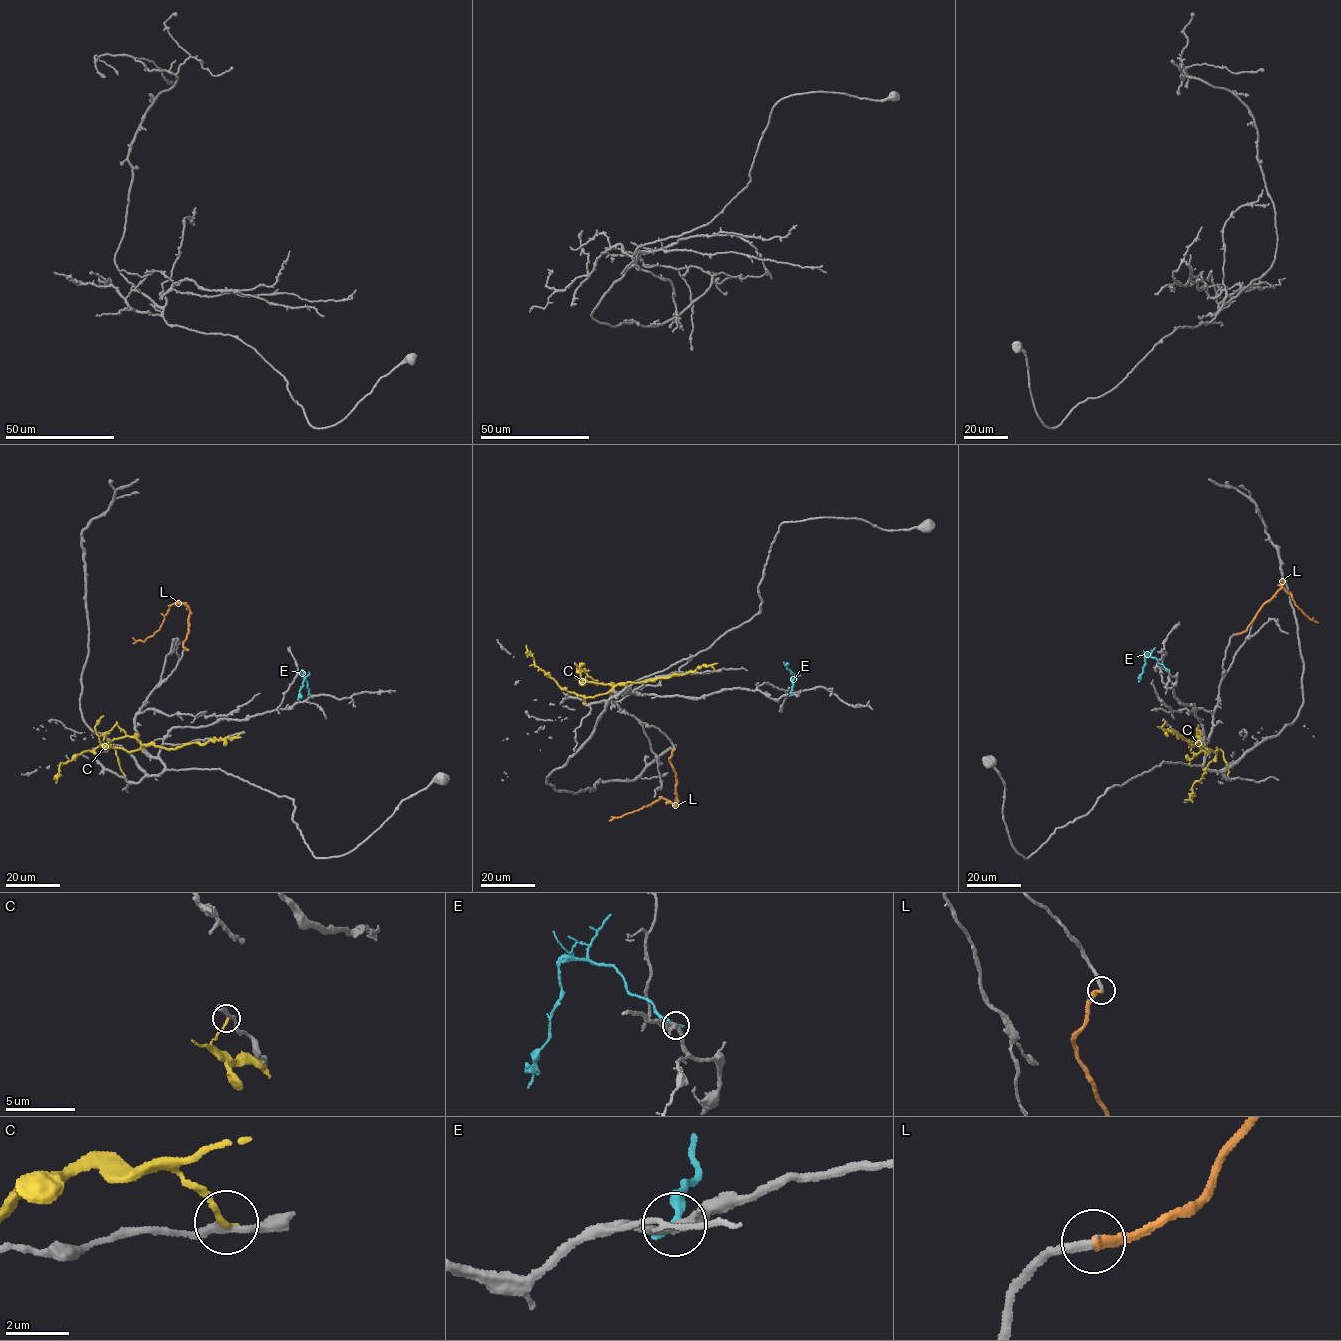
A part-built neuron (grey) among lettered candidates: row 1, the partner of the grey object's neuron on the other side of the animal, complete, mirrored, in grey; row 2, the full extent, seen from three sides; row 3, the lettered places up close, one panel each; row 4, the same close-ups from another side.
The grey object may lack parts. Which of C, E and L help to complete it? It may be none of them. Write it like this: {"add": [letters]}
{"add": ["L"]}

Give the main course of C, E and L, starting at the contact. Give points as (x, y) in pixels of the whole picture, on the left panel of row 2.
C: (239, 734), (175, 748), (144, 745), (128, 752), (99, 745), (60, 763), (58, 777), (54, 778)
E: (309, 695), (305, 678), (297, 700)
L: (188, 649), (183, 645), (190, 611), (183, 603), (170, 605), (153, 635), (133, 643)

